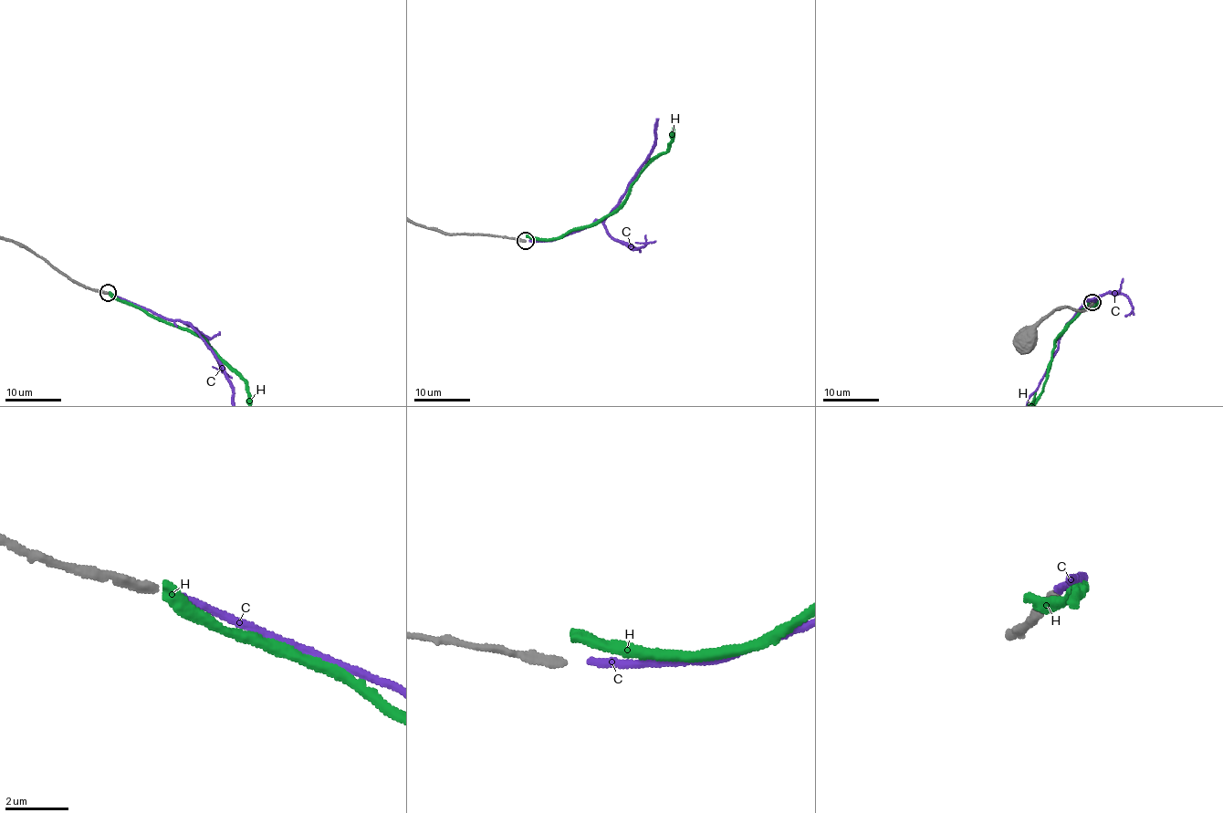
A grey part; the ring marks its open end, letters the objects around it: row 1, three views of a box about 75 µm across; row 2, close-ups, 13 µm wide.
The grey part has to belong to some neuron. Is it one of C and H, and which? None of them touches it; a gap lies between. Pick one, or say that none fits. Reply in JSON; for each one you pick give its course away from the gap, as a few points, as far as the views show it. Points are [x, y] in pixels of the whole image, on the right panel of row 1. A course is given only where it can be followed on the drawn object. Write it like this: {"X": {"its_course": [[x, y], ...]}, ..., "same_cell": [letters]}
{"same_cell": ["C"]}

